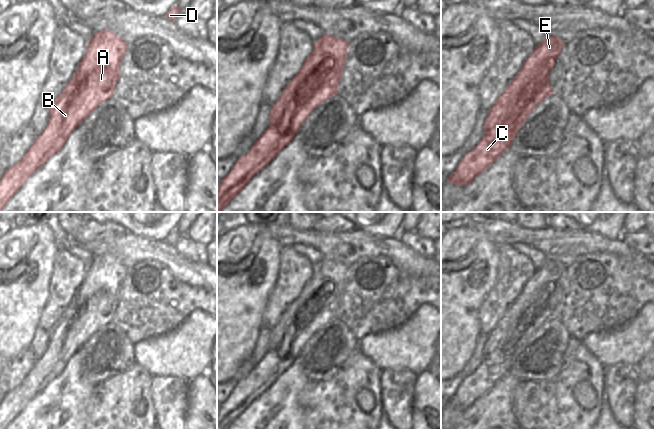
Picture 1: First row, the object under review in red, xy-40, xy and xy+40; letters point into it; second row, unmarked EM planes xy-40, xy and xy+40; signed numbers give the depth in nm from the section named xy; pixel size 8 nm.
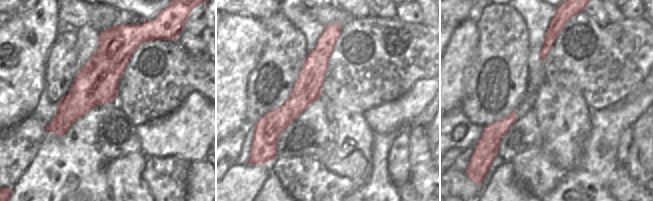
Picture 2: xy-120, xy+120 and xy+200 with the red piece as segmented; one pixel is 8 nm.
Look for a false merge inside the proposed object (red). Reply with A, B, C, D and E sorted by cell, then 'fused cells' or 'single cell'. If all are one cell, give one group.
A B C D / E | fused cells

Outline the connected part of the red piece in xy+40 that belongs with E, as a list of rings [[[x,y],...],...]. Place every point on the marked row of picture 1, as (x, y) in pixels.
[[[546,36],[543,42],[535,46],[531,55],[523,63],[519,73],[489,110],[487,119],[483,125],[484,133],[489,132],[509,117],[525,87],[541,74],[545,65],[550,60],[557,58],[564,46],[563,43],[556,36]]]

